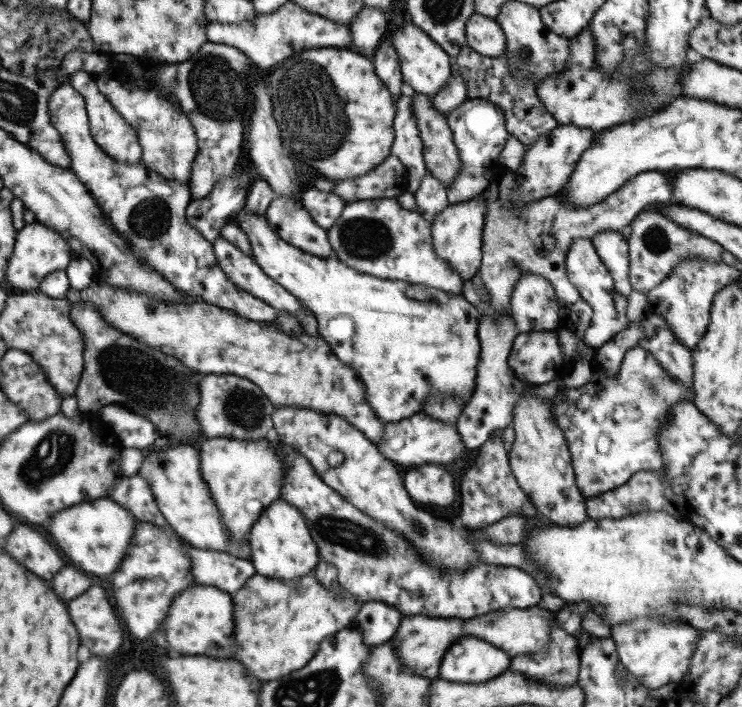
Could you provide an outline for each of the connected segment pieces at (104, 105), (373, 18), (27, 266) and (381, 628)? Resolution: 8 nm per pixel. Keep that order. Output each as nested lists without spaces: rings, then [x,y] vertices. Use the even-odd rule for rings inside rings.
[[[79,71],[74,72],[67,78],[67,82],[83,97],[92,139],[107,156],[111,156],[117,163],[124,163],[125,165],[139,164],[142,150],[136,133],[98,91],[93,75],[92,73]]]
[[[363,5],[348,29],[352,40],[350,48],[354,48],[356,53],[372,57],[387,32],[382,8]]]
[[[37,222],[24,224],[16,232],[12,255],[4,268],[4,286],[11,292],[35,290],[49,272],[64,270],[72,256],[74,254],[69,250],[69,245],[55,231]]]
[[[367,601],[357,611],[352,626],[360,632],[363,643],[373,648],[390,640],[402,617],[403,614],[393,606]]]

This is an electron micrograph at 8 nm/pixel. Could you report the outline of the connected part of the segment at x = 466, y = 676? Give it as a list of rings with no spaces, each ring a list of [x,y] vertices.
[[[463,635],[445,649],[437,678],[454,683],[482,683],[505,672],[507,666],[507,654],[480,638]]]

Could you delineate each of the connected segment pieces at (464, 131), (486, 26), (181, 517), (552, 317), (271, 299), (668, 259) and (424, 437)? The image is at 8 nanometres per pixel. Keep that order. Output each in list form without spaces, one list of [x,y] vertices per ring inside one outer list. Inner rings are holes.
[[[481,98],[466,99],[457,105],[457,108],[448,112],[446,121],[460,160],[459,173],[451,187],[446,189],[446,200],[448,205],[451,205],[471,200],[479,195],[504,169],[498,161],[498,156],[508,139],[508,132],[502,110],[492,102]]]
[[[475,12],[465,23],[465,38],[465,45],[491,58],[499,56],[506,48],[506,38],[495,20]]]
[[[177,446],[169,450],[148,450],[136,474],[149,485],[155,506],[163,515],[173,532],[187,545],[201,550],[214,550],[229,553],[234,557],[250,562],[248,541],[232,540],[225,530],[207,485],[200,475],[199,455],[189,446]]]
[[[524,272],[509,298],[509,312],[519,333],[557,330],[560,310],[553,287],[544,276]]]
[[[221,236],[213,241],[212,251],[214,252],[217,266],[221,268],[225,276],[227,276],[237,288],[258,298],[258,300],[271,306],[271,308],[277,312],[282,311],[289,313],[297,321],[302,317],[301,311],[303,311],[304,307],[302,304],[299,304],[299,300],[296,300],[292,294],[289,294],[282,286],[279,286],[273,279],[269,278],[249,255],[240,251],[236,246],[233,246],[233,244]]]
[[[649,206],[643,212],[636,214],[630,222],[631,233],[626,238],[628,247],[628,281],[635,292],[646,294],[656,287],[664,278],[667,278],[684,258],[702,258],[703,260],[720,261],[724,251],[719,244],[691,233],[685,228],[669,220],[661,210]]]
[[[421,412],[412,414],[397,422],[383,422],[383,432],[376,444],[387,460],[399,468],[412,468],[423,464],[453,462],[465,451],[463,442],[454,424],[445,424]]]

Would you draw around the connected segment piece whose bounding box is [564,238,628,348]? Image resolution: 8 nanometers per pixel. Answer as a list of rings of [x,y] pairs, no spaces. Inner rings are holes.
[[[585,238],[573,239],[573,243],[566,252],[564,264],[567,280],[577,289],[579,296],[592,311],[589,326],[581,334],[582,342],[589,347],[597,348],[609,341],[619,331],[627,328],[628,325],[627,317],[619,315],[615,311],[613,279],[597,256],[591,242]]]

